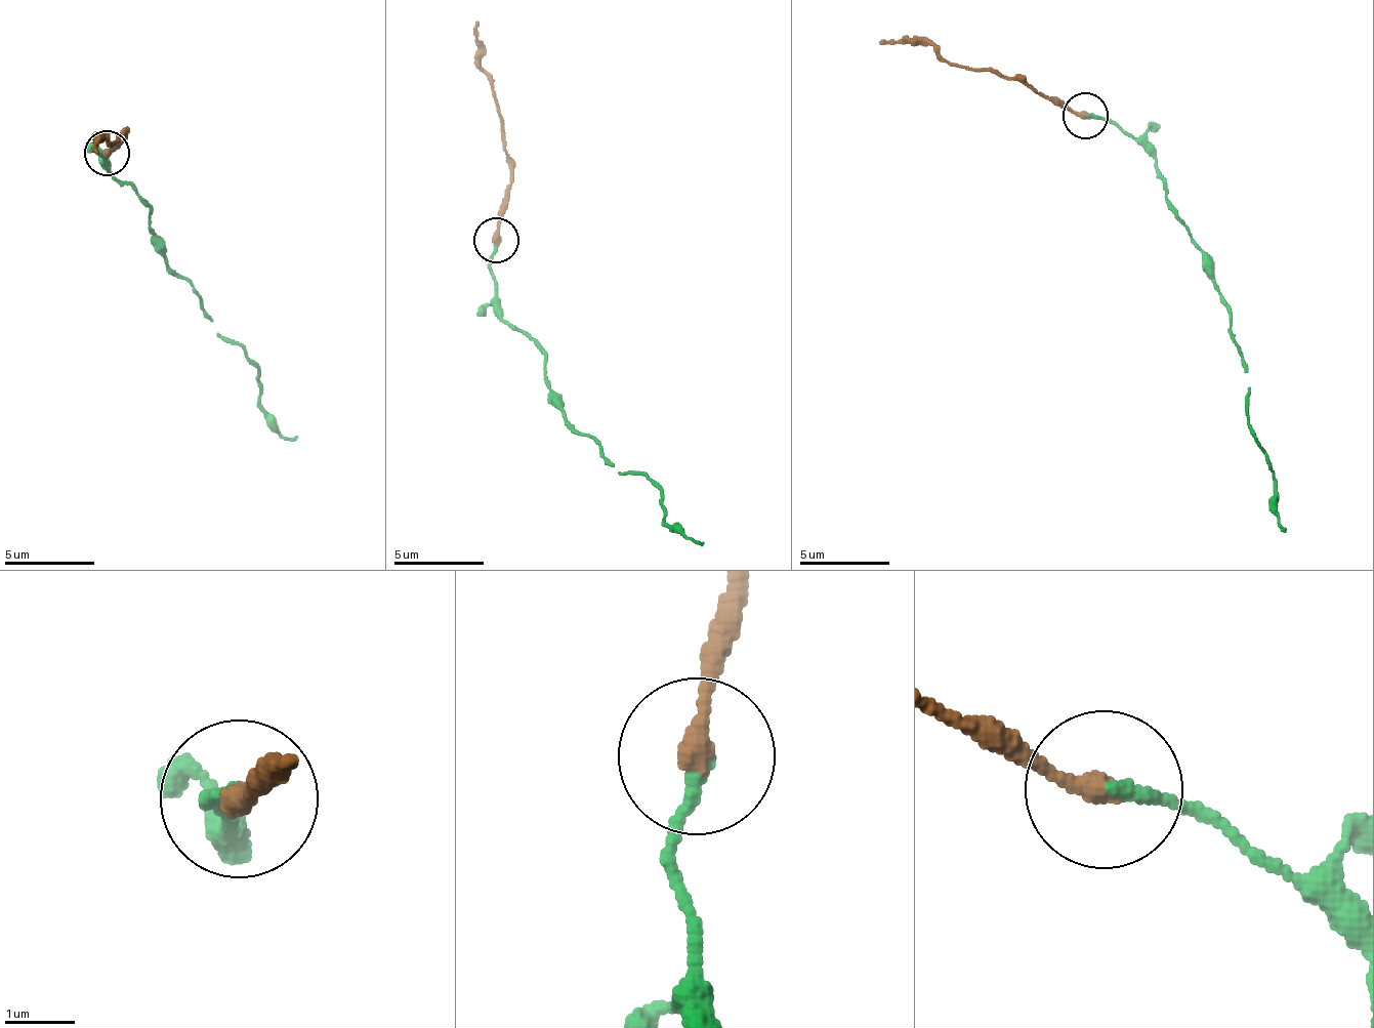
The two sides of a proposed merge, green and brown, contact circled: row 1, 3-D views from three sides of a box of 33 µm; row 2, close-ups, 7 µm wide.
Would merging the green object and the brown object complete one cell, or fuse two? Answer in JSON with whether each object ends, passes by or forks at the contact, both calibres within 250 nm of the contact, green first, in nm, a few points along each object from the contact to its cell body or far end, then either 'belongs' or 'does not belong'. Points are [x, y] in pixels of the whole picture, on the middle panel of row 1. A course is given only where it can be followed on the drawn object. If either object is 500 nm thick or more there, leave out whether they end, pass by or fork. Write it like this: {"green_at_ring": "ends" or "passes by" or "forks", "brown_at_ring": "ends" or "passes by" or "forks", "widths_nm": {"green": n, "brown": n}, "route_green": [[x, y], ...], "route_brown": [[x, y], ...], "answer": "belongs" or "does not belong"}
{"green_at_ring": "ends", "brown_at_ring": "ends", "widths_nm": {"green": 200, "brown": 320}, "route_green": [[497, 238], [494, 305], [545, 359], [570, 422], [618, 474], [646, 475], [670, 529], [703, 543]], "route_brown": [[497, 238], [509, 165], [496, 92], [482, 70], [476, 21]], "answer": "belongs"}

